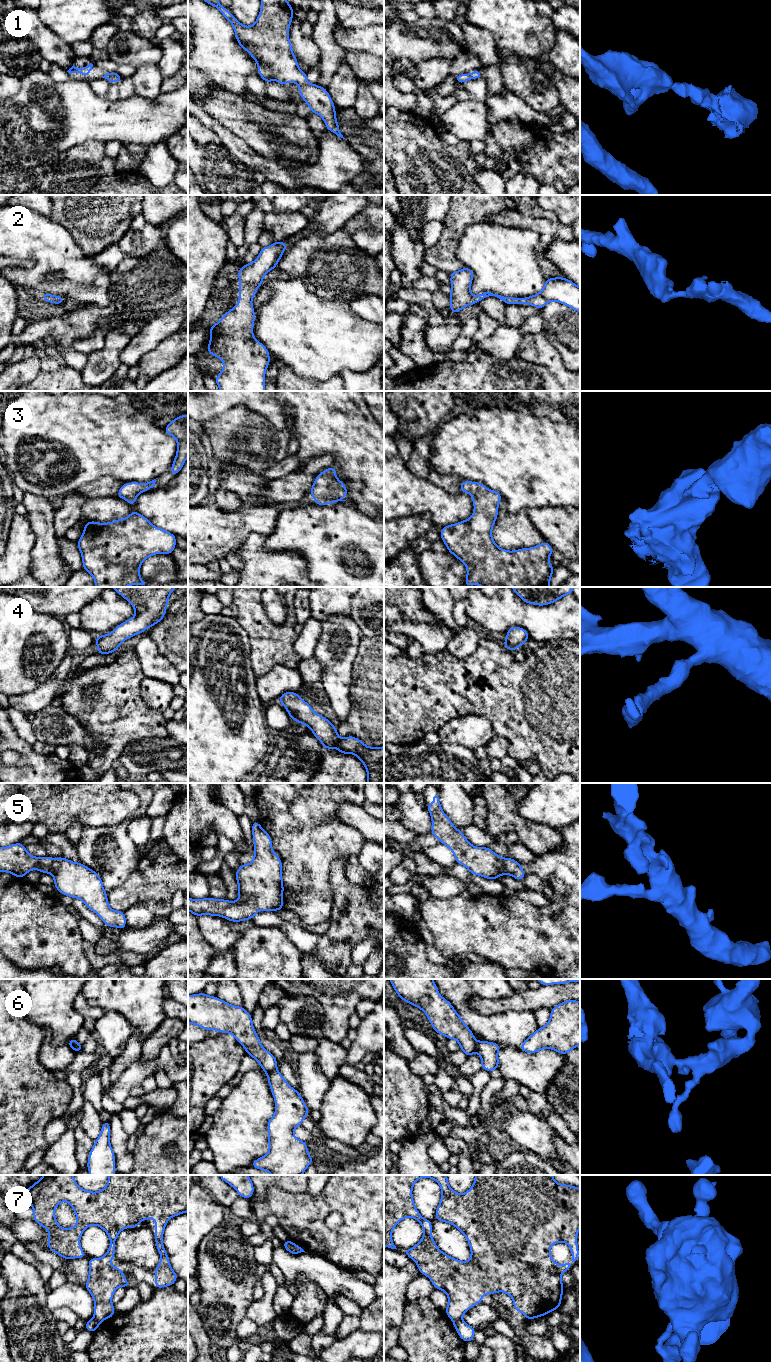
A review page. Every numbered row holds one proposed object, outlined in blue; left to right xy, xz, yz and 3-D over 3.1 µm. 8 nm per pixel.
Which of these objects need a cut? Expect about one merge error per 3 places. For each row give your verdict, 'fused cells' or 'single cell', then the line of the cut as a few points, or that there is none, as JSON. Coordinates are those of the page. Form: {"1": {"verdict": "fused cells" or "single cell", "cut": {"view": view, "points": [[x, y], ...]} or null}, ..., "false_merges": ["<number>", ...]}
{"1": {"verdict": "single cell", "cut": null}, "2": {"verdict": "single cell", "cut": null}, "3": {"verdict": "single cell", "cut": null}, "4": {"verdict": "single cell", "cut": null}, "5": {"verdict": "single cell", "cut": null}, "6": {"verdict": "fused cells", "cut": {"view": "yz", "points": [[477, 1042], [475, 1051]]}}, "7": {"verdict": "fused cells", "cut": {"view": "yz", "points": [[461, 1318], [453, 1321]]}}, "false_merges": ["6", "7"]}

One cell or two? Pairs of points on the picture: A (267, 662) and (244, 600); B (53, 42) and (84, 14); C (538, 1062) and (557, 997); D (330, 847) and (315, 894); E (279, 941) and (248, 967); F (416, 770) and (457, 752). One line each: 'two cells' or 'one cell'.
A: one cell
B: two cells
C: two cells
D: one cell
E: one cell
F: one cell

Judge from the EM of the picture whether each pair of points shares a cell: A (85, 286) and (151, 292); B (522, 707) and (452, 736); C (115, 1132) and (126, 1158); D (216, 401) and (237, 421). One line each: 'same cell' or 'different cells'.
A: different cells
B: different cells
C: same cell
D: different cells

